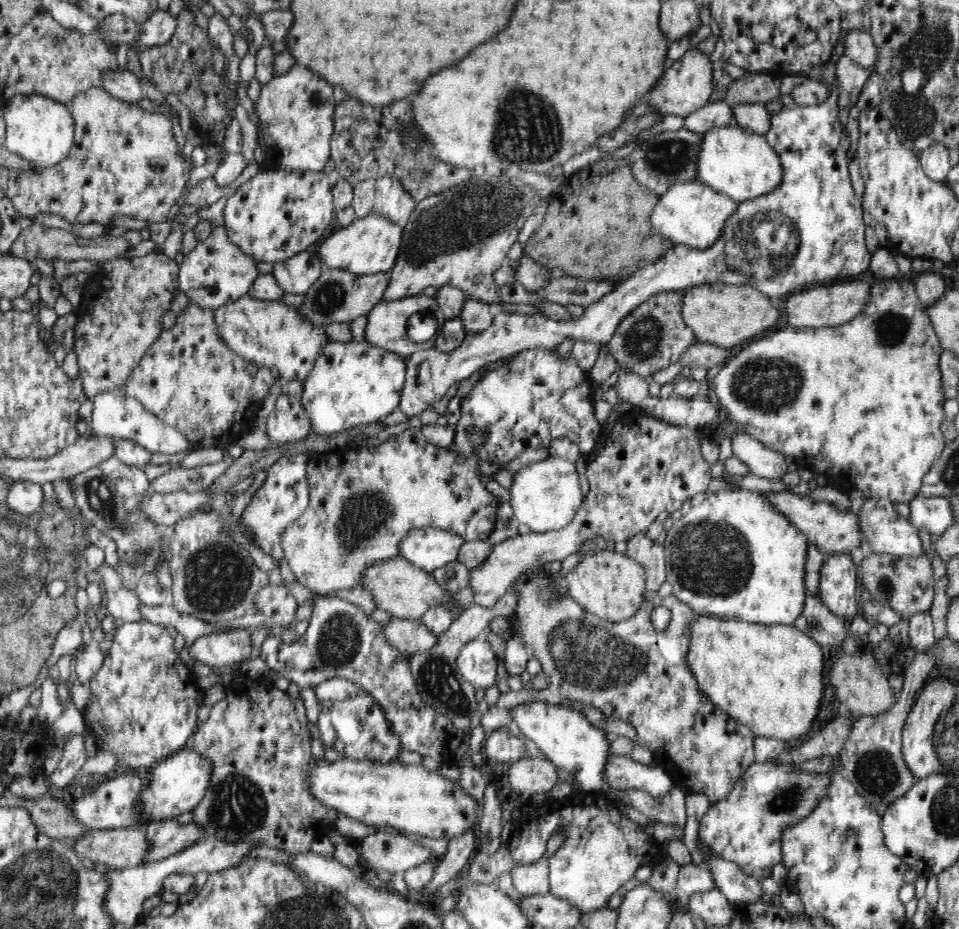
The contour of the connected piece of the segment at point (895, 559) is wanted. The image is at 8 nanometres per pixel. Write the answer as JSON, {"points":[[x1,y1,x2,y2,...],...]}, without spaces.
{"points":[[867,552,859,568,860,582,864,582,865,590,871,594,872,600,880,604,890,604,902,614,904,625,916,613,930,609,934,596,934,569,925,553,919,556,891,556]]}

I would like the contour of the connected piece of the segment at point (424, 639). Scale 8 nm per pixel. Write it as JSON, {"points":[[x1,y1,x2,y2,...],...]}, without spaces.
{"points":[[392,616,387,625,383,625,386,640,392,647,405,654,416,652,430,652,436,644,436,635,424,626,420,619,406,620]]}

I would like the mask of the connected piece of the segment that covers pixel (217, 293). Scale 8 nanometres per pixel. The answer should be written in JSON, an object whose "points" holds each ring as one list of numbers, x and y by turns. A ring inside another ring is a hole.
{"points":[[218,227,208,238,198,242,192,251,183,256,179,264,178,284,184,294,202,308,216,309,248,295,251,284,259,275,257,262,239,250,227,238,225,230]]}

